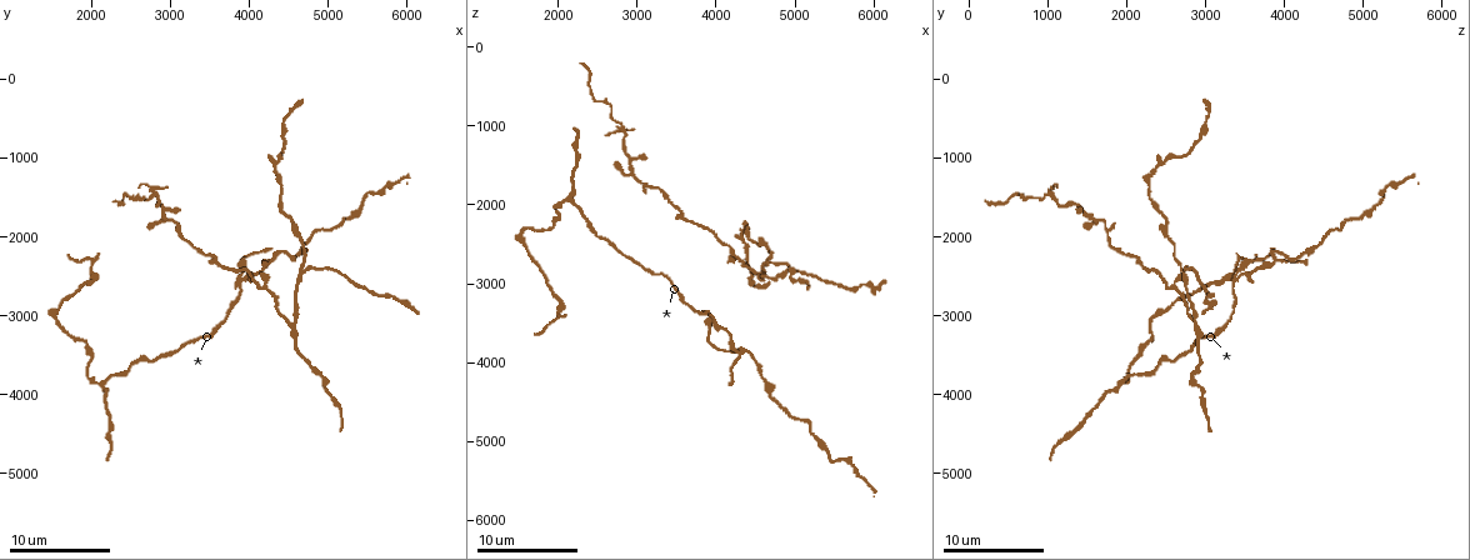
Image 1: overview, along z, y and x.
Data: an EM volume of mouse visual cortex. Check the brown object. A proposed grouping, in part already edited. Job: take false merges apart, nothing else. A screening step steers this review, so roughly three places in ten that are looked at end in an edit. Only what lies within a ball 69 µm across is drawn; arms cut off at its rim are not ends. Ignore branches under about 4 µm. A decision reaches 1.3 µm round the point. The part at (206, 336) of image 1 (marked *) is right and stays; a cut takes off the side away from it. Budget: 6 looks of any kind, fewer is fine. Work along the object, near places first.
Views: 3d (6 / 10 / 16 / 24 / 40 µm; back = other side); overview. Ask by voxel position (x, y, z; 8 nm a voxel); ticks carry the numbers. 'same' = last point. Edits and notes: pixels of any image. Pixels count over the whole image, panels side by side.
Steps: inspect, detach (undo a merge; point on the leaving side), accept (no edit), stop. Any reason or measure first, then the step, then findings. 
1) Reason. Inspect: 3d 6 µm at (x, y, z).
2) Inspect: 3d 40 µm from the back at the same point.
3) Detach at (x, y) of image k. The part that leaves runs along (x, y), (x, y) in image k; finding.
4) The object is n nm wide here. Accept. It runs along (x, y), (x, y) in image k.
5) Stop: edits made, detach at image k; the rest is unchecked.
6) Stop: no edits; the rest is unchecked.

Three-way junction. Inspect: 3d 10 µm at (2100, 3900, 1900).

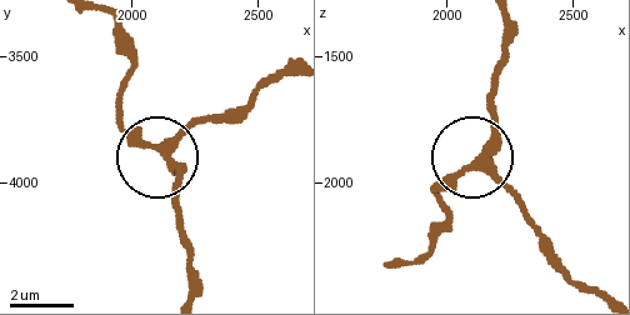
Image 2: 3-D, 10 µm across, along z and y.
The object is 260 nm wide here. Accept. One neuron here.

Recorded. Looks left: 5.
Inspect: 3d 10 µm at (3900, 2550, 3350).

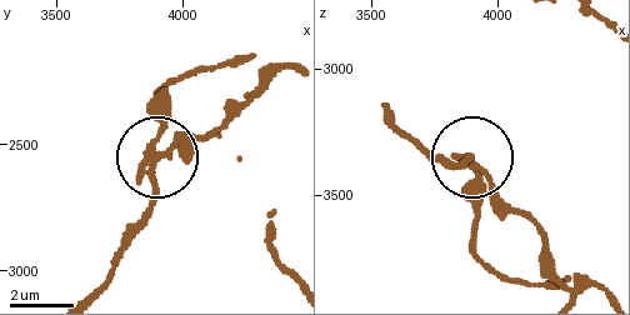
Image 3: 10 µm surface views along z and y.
From behind. Inspect: 3d 10 µm from the back at the same point.

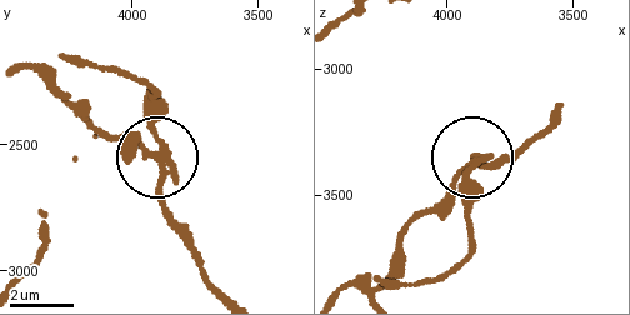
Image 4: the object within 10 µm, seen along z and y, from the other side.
Detach at (160, 120) of image 4. The part that leaves runs along (170, 159), (145, 84), (59, 58) in image 4; two neurons meet here.

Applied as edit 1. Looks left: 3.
Three-way junction. Inspect: 3d 10 µm at (4550, 3100, 2900).

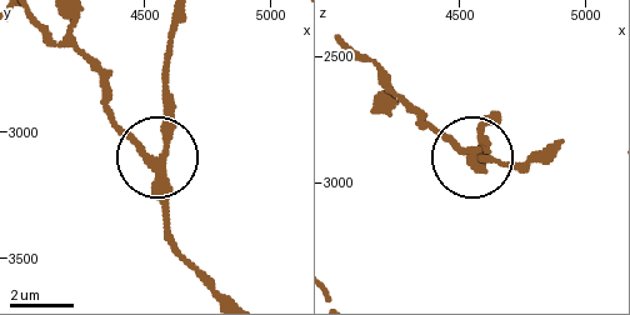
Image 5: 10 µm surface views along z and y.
From behind. Inspect: 3d 10 µm from the back at the same point.

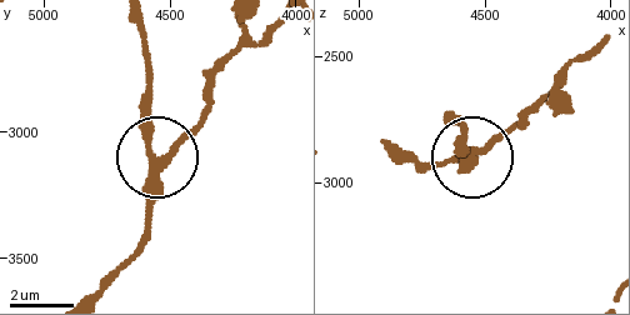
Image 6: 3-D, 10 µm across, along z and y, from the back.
The side arm is 14 µm long. Detach at (194, 134) of image 6. The part that leaves runs along (164, 158), (201, 113), (213, 80), (269, 24) in image 6; a second neuron is stuck on.

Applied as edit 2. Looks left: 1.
Stop: edits made, detach at image 4, detach at image 6; the rest is unchecked.

